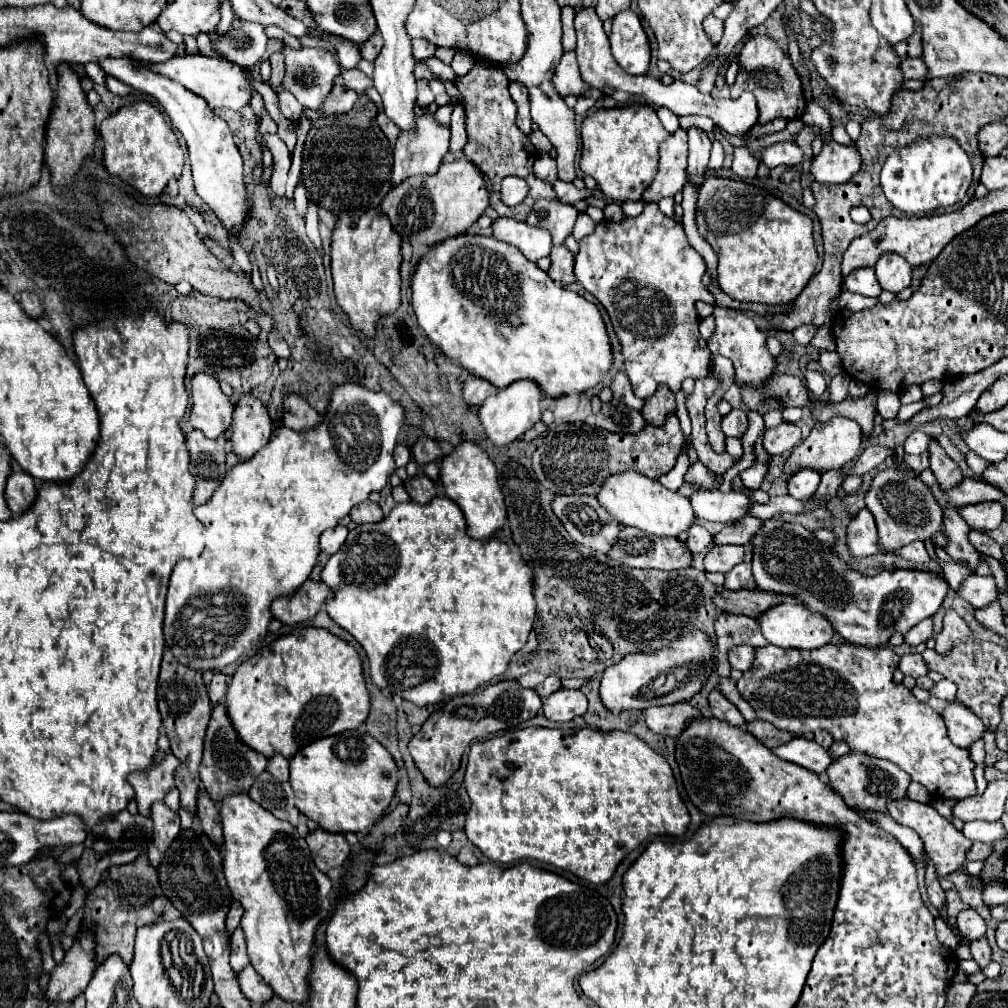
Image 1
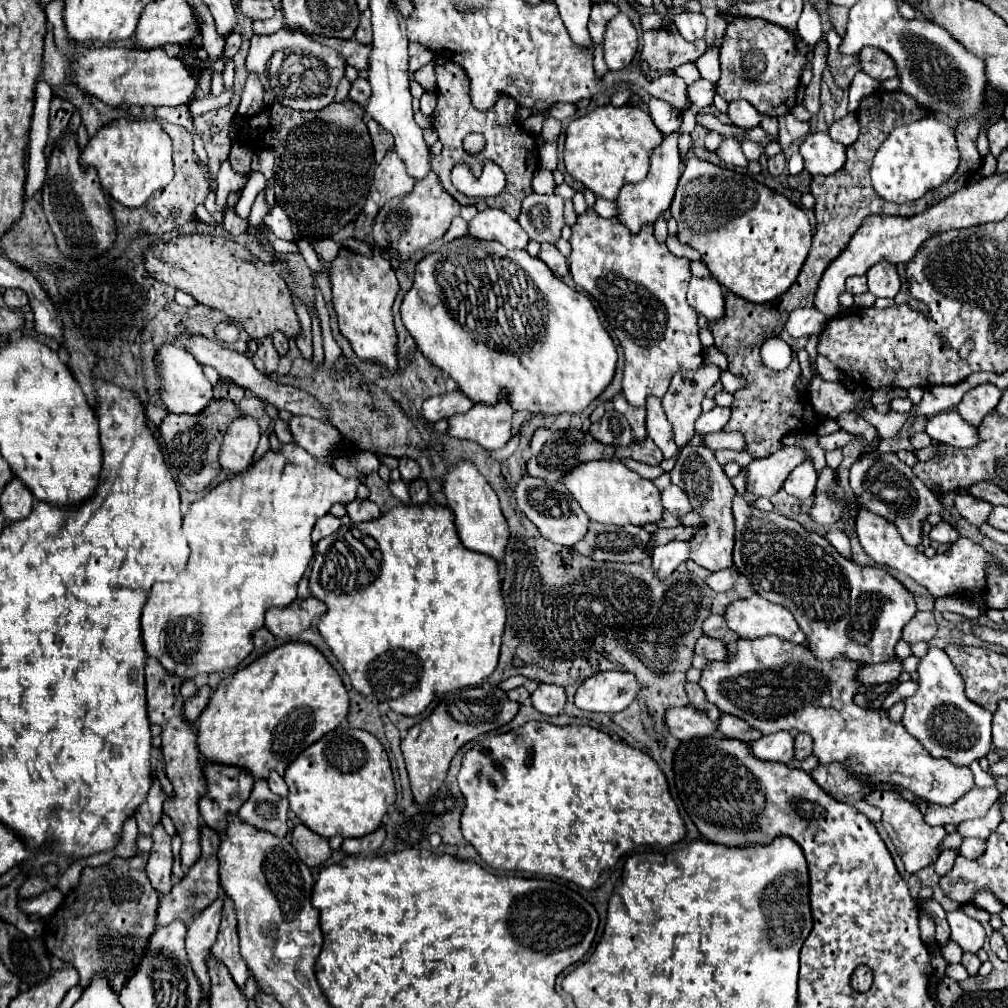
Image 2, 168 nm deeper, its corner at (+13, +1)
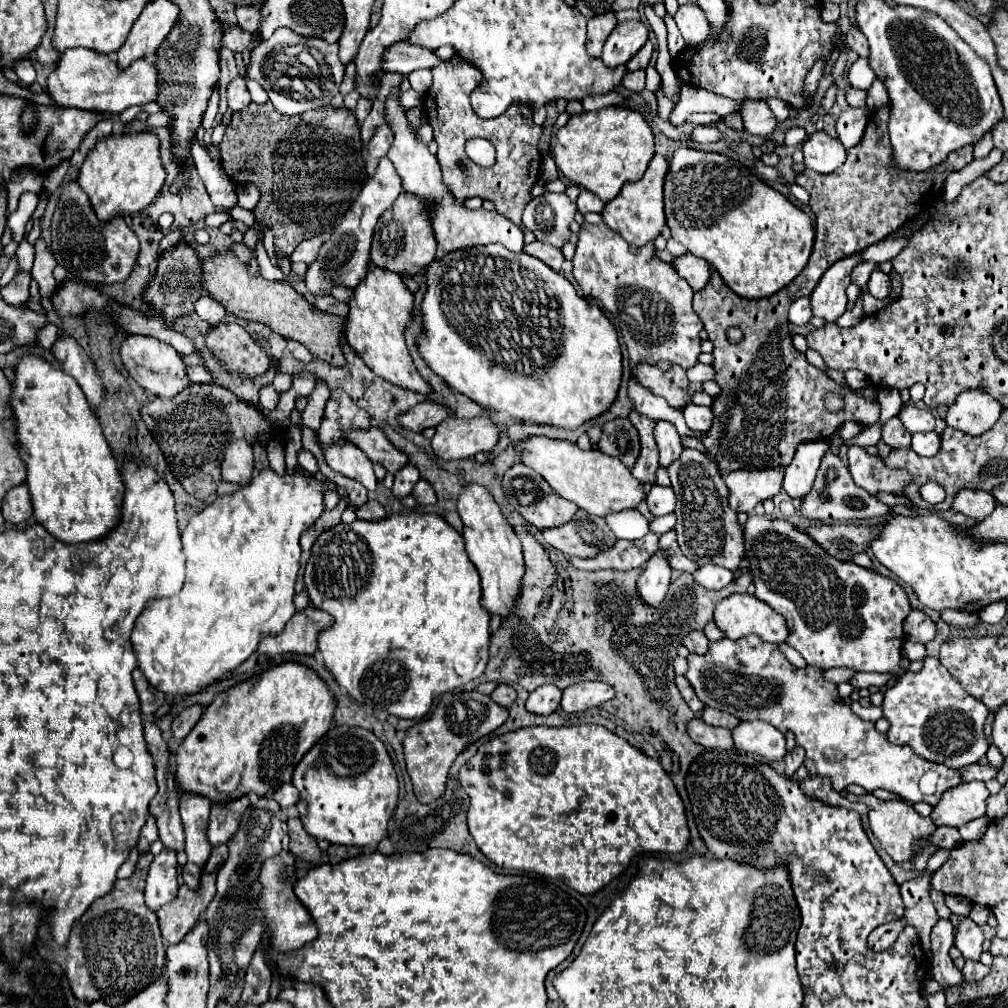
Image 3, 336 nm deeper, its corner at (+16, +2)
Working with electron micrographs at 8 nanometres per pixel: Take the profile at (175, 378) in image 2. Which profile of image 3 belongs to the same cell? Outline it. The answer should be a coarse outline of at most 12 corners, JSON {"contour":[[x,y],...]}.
{"contour":[[126,335],[120,359],[126,373],[156,397],[190,385],[172,345]]}

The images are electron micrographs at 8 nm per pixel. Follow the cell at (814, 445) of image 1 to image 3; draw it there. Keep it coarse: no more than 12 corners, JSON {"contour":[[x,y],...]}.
{"contour":[[782,467],[724,475],[728,505],[750,513],[782,489]]}

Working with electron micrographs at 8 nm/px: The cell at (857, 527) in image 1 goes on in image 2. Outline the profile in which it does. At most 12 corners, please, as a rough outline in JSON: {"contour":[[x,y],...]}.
{"contour":[[859,508],[857,538],[877,565],[909,574],[933,596],[985,590],[995,562],[959,538],[927,558],[897,528]]}

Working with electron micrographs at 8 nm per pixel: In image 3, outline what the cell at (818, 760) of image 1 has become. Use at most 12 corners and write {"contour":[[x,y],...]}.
{"contour":[[742,721],[732,739],[744,753],[770,761],[786,755],[784,733],[764,721]]}

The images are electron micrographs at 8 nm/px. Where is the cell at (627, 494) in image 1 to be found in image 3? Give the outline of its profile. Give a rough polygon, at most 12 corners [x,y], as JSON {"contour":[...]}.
{"contour":[[548,437],[514,441],[524,465],[590,515],[632,509],[620,459]]}

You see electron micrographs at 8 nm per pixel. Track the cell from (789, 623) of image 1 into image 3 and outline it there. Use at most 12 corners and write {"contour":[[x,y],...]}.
{"contour":[[730,595],[714,623],[732,641],[784,643],[788,627],[754,595]]}

